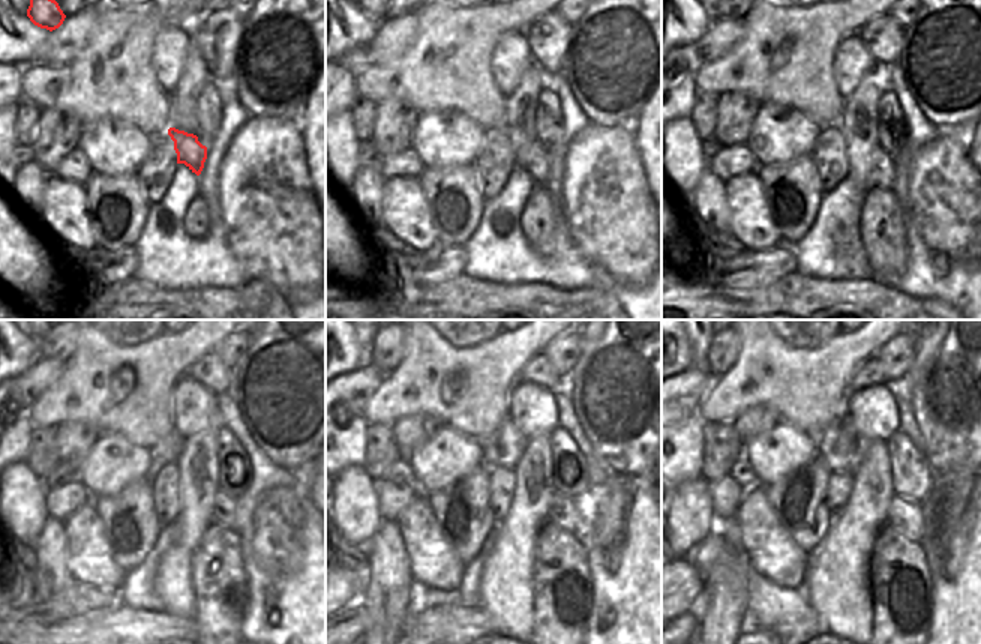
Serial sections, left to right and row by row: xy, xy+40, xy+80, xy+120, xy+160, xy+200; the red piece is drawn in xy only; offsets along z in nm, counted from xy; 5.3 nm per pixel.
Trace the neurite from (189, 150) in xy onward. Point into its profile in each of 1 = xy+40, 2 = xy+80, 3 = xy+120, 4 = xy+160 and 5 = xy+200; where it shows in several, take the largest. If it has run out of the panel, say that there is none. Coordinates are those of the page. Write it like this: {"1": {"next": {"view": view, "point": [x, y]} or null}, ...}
{"1": {"next": {"view": "xy+40", "point": [536, 158]}}, "2": {"next": {"view": "xy+80", "point": [882, 173]}}, "3": {"next": {"view": "xy+120", "point": [224, 506]}}, "4": {"next": {"view": "xy+160", "point": [563, 512]}}, "5": {"next": {"view": "xy+200", "point": [905, 515]}}}

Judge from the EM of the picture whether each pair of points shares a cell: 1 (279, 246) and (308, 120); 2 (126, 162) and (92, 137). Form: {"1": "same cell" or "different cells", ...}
{"1": "different cells", "2": "same cell"}

